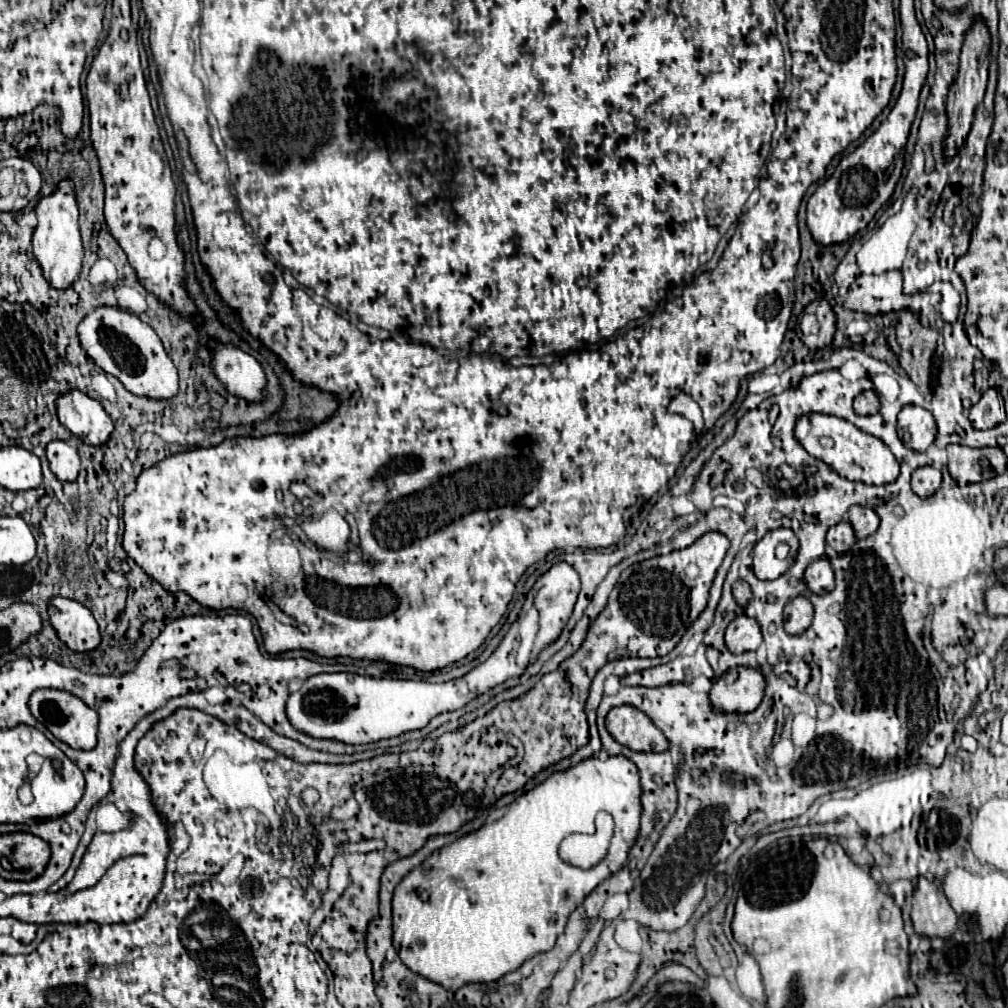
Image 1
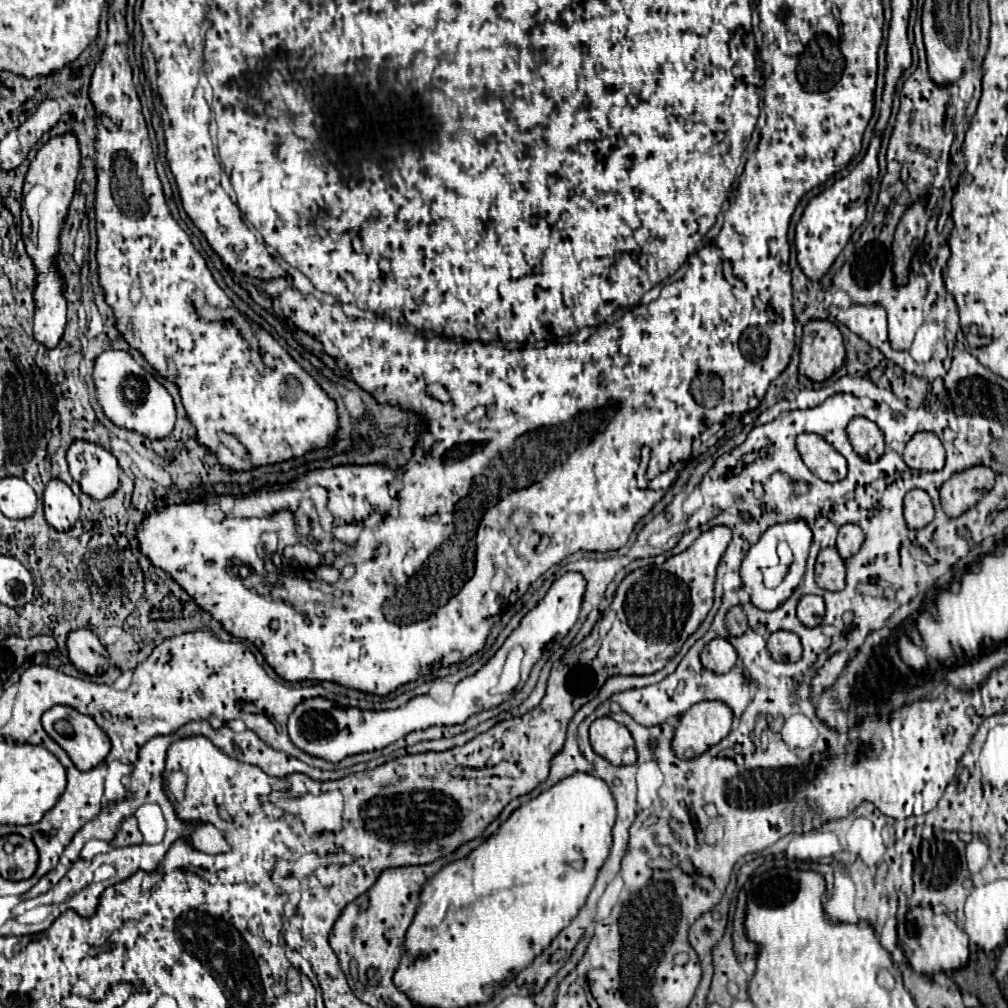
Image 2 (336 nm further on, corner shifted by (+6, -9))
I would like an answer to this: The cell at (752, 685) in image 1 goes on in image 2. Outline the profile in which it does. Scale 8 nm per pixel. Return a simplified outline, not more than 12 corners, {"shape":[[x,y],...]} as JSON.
{"shape":[[720,700],[686,710],[672,748],[696,758],[732,730]]}

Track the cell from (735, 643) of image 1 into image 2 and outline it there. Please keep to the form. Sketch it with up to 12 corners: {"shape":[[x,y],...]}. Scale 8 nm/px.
{"shape":[[714,638],[702,650],[704,668],[726,674],[738,654],[730,640]]}

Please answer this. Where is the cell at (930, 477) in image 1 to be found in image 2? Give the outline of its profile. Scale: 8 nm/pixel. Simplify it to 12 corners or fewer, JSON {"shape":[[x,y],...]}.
{"shape":[[924,490],[904,498],[910,528],[924,528],[934,518],[932,500]]}

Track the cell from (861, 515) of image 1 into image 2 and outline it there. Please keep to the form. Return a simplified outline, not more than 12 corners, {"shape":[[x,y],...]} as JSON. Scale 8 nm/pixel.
{"shape":[[844,524],[836,548],[842,558],[850,558],[864,542],[862,528]]}

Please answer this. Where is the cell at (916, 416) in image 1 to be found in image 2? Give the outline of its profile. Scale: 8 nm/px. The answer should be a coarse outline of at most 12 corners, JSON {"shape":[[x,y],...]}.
{"shape":[[916,432],[902,458],[916,470],[940,470],[944,446],[934,432]]}

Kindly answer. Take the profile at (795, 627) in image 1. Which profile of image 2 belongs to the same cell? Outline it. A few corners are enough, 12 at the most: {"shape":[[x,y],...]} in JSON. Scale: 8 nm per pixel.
{"shape":[[778,630],[768,638],[776,662],[802,658],[802,644],[794,632]]}

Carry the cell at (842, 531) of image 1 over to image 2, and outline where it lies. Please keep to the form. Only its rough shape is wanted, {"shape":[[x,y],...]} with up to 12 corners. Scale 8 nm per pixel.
{"shape":[[836,548],[816,560],[816,582],[824,590],[844,588],[844,560]]}

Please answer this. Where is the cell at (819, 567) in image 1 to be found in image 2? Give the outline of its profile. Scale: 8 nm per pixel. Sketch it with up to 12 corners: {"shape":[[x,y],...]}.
{"shape":[[802,596],[796,612],[804,626],[818,626],[824,618],[824,600]]}

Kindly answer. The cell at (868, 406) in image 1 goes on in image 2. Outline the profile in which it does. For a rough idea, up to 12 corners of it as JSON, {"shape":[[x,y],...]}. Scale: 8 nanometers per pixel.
{"shape":[[856,416],[846,432],[854,452],[874,462],[884,454],[884,434]]}

